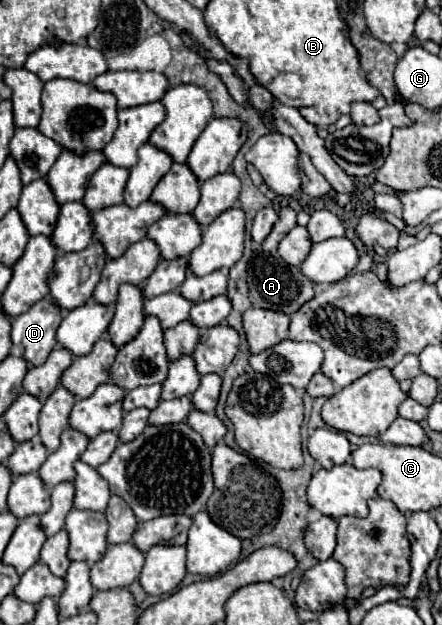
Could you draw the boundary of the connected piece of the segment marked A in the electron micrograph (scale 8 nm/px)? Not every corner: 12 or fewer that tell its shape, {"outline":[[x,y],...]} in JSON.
{"outline":[[291,207],[253,253],[247,283],[253,307],[295,313],[313,283],[287,265],[279,241],[297,225]]}

